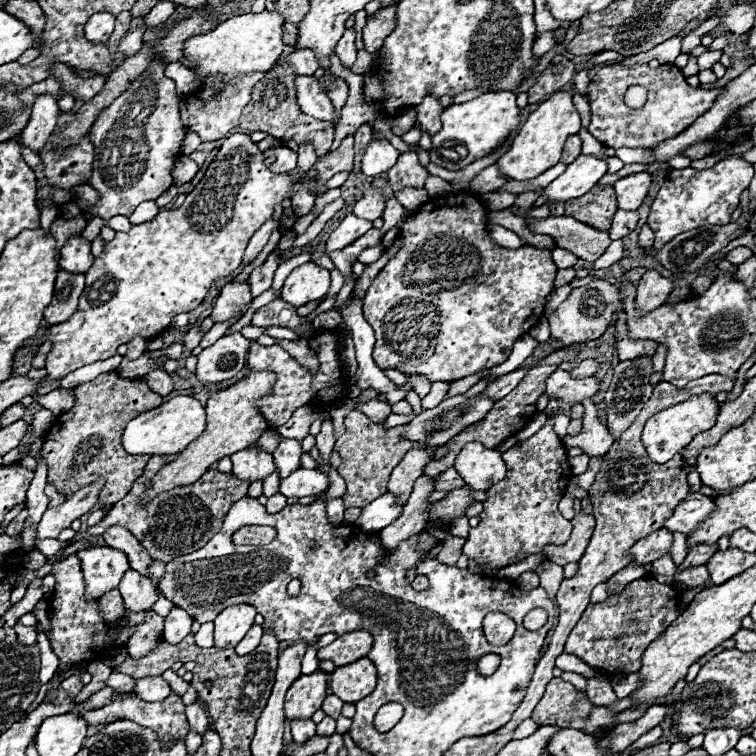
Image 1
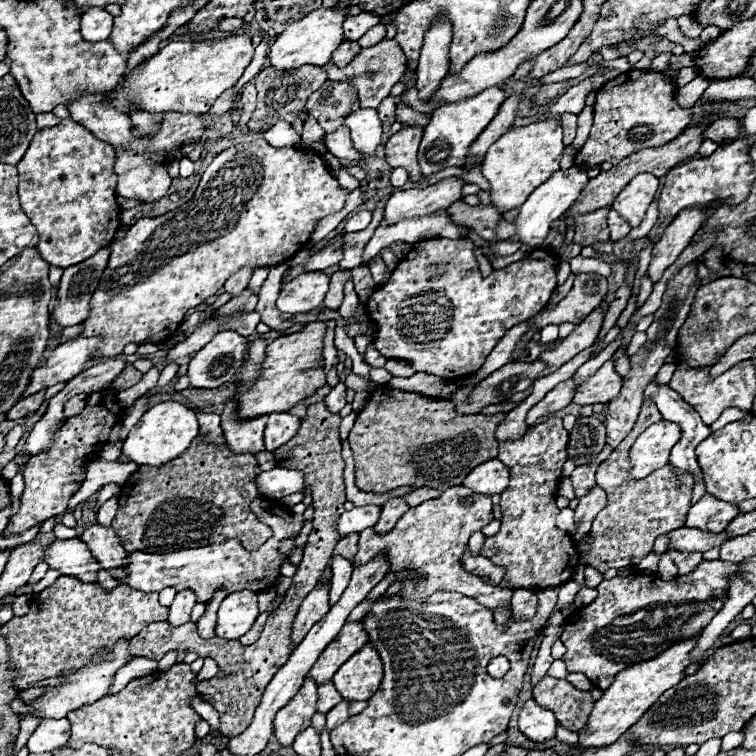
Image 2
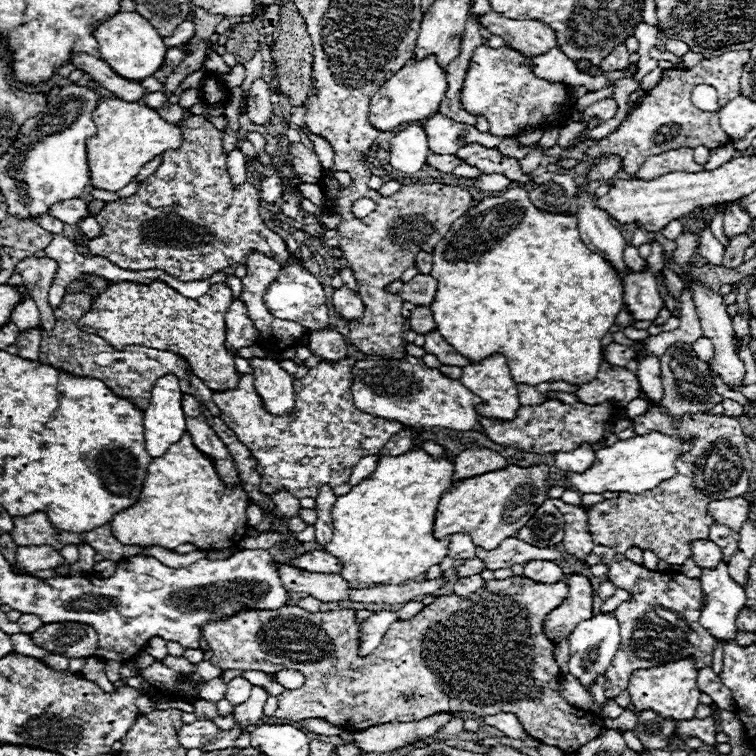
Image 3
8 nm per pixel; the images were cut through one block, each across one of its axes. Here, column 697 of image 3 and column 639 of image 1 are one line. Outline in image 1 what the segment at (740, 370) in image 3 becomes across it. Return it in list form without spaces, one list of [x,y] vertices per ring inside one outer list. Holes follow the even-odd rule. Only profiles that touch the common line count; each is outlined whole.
[[[648,270],[638,282],[638,294],[636,294],[638,304],[636,304],[636,308],[642,312],[650,312],[650,310],[662,306],[673,288],[673,281],[660,276],[660,272],[656,272],[656,270]]]

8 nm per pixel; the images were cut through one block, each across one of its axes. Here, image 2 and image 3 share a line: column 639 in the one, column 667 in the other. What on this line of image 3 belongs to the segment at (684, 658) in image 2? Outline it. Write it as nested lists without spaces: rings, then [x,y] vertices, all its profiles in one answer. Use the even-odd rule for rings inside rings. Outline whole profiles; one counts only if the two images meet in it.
[[[678,660],[678,662],[668,662],[664,666],[654,666],[648,670],[636,670],[630,676],[630,686],[628,686],[628,694],[632,698],[632,706],[638,712],[644,710],[652,710],[668,720],[692,720],[696,706],[698,706],[698,698],[700,698],[700,690],[696,686],[696,676],[698,670],[694,670],[694,660]]]

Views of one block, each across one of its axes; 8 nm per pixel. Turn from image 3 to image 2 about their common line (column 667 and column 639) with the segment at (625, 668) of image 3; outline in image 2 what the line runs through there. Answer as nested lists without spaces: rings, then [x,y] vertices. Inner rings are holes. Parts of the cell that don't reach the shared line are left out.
[[[714,560],[714,562],[702,562],[698,564],[690,574],[686,576],[678,576],[670,582],[660,580],[655,573],[646,575],[634,573],[634,576],[616,576],[612,580],[602,580],[596,590],[598,590],[598,598],[584,606],[578,608],[570,620],[566,620],[564,624],[564,632],[560,636],[560,640],[566,646],[566,654],[562,656],[562,660],[568,666],[568,672],[582,672],[588,676],[588,680],[594,682],[596,688],[608,688],[612,684],[612,680],[608,680],[608,676],[616,676],[620,670],[630,668],[638,662],[646,662],[652,660],[654,656],[662,654],[664,650],[668,650],[670,646],[674,646],[676,642],[682,640],[690,640],[696,638],[706,624],[710,624],[710,620],[724,608],[726,600],[728,600],[728,588],[730,588],[730,576],[738,570],[736,564],[726,564],[722,560]],[[722,590],[724,596],[722,598],[714,598],[714,592]]]

